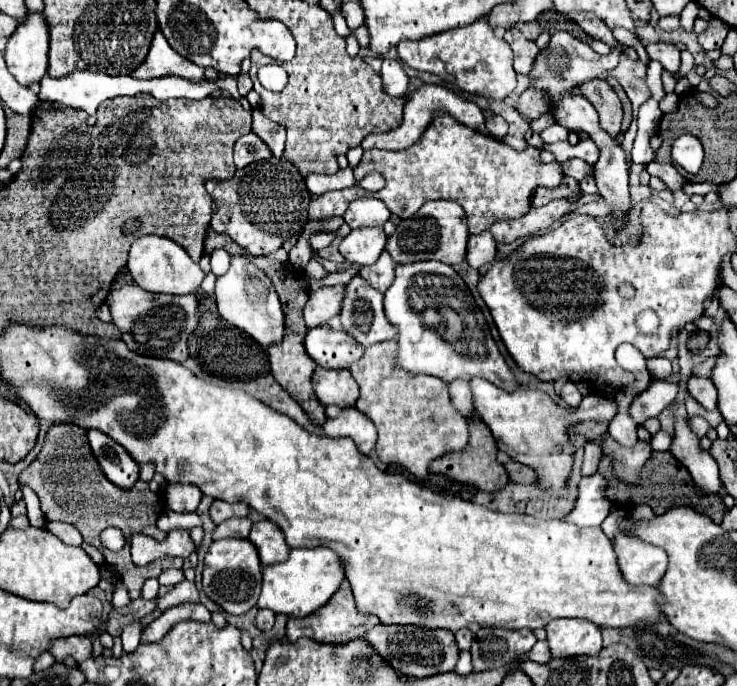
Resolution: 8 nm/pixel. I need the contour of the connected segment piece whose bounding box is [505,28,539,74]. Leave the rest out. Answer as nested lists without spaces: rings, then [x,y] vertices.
[[[509,28],[505,32],[505,40],[507,40],[507,44],[511,46],[511,50],[515,54],[515,72],[529,74],[529,70],[533,66],[533,60],[539,54],[537,44],[533,40],[527,40],[523,36],[523,32],[517,30],[517,28]]]

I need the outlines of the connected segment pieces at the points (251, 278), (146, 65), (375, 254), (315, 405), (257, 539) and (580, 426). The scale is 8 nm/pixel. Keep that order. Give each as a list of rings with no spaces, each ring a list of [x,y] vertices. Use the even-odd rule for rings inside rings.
[[[235,256],[231,260],[229,272],[217,278],[215,300],[217,300],[217,308],[219,308],[221,318],[225,318],[231,326],[247,332],[263,348],[269,348],[269,346],[279,344],[283,340],[285,314],[283,314],[281,300],[275,292],[275,286],[271,282],[271,278],[263,270],[249,264],[245,256]]]
[[[157,30],[145,62],[131,76],[143,78],[143,80],[161,78],[161,76],[179,76],[179,78],[185,78],[189,82],[199,82],[199,80],[205,80],[205,68],[195,66],[193,62],[179,56],[169,46],[165,36]]]
[[[357,228],[351,230],[339,244],[339,252],[345,260],[357,266],[369,266],[379,260],[379,254],[385,250],[387,234],[383,228]]]
[[[305,400],[305,402],[301,402],[301,404],[303,404],[305,412],[309,414],[309,420],[311,420],[315,426],[325,424],[325,420],[327,420],[327,416],[325,416],[325,408],[323,408],[317,400]]]
[[[269,520],[253,524],[249,542],[257,548],[257,554],[263,566],[285,562],[285,558],[289,556],[289,548],[285,544],[283,532]]]
[[[577,422],[569,428],[569,434],[575,432],[575,434],[585,436],[587,440],[593,440],[593,438],[601,436],[605,430],[607,430],[607,422]]]

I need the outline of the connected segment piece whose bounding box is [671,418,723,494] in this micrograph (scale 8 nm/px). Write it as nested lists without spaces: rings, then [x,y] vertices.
[[[677,420],[675,424],[675,438],[671,444],[671,454],[689,470],[693,482],[705,494],[719,494],[721,492],[721,478],[717,470],[717,462],[713,456],[699,446],[699,438],[689,430],[687,420]]]

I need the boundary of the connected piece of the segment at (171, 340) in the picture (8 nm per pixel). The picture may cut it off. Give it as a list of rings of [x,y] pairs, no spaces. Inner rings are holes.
[[[129,284],[119,290],[111,290],[105,302],[109,304],[113,324],[121,330],[121,340],[129,350],[141,356],[169,358],[175,362],[187,360],[187,338],[199,324],[199,300],[195,294],[153,294],[135,284]]]

